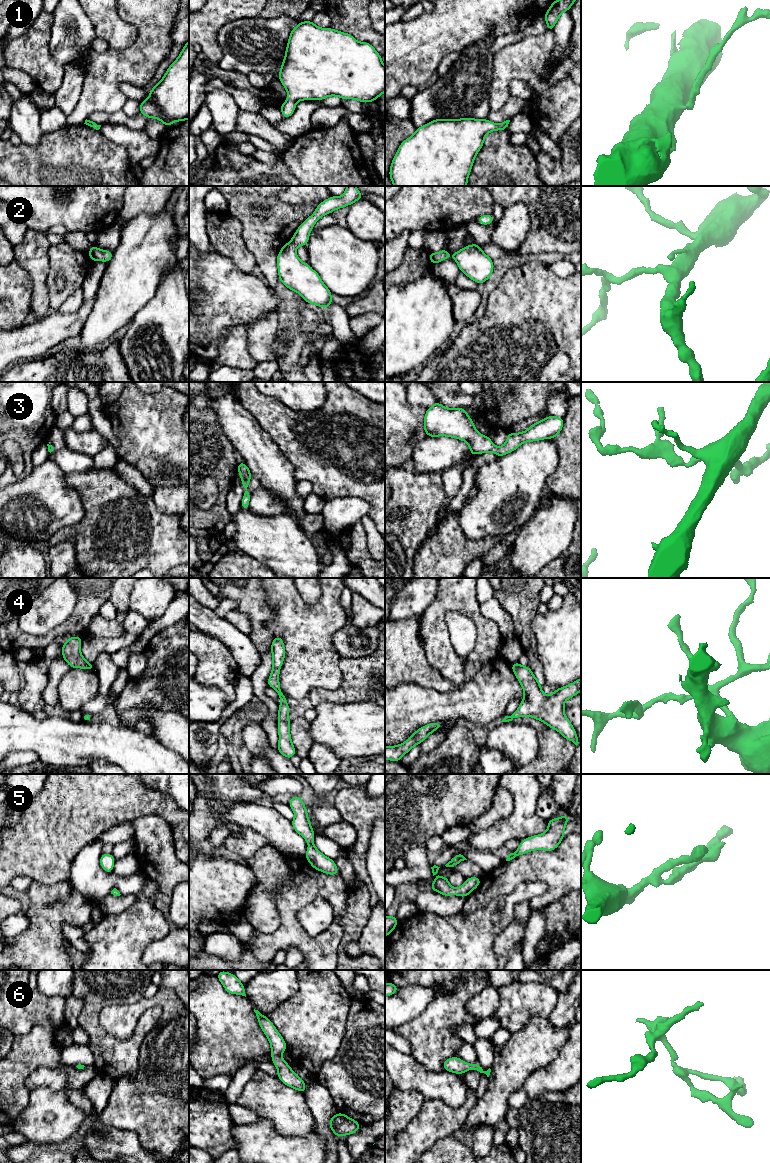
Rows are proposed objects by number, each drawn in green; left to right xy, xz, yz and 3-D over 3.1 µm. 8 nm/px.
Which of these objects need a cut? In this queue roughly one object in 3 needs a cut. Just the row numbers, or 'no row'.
no row

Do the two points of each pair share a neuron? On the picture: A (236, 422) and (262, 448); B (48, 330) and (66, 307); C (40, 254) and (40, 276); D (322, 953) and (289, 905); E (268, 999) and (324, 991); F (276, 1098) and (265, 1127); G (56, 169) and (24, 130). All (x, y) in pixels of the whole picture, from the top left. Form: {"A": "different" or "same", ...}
{"A": "same", "B": "different", "C": "same", "D": "same", "E": "different", "F": "different", "G": "different"}

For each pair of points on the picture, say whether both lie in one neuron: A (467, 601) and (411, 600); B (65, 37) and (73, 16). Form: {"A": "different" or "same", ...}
{"A": "different", "B": "same"}

